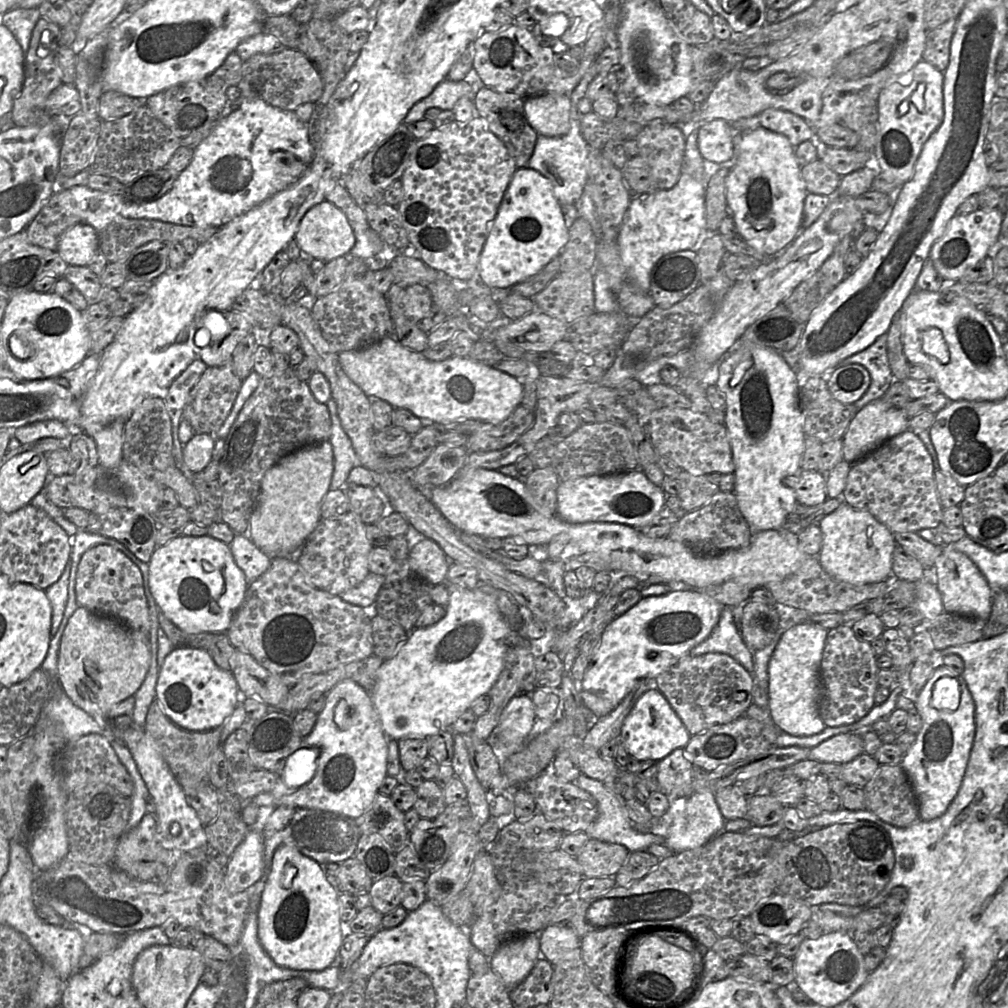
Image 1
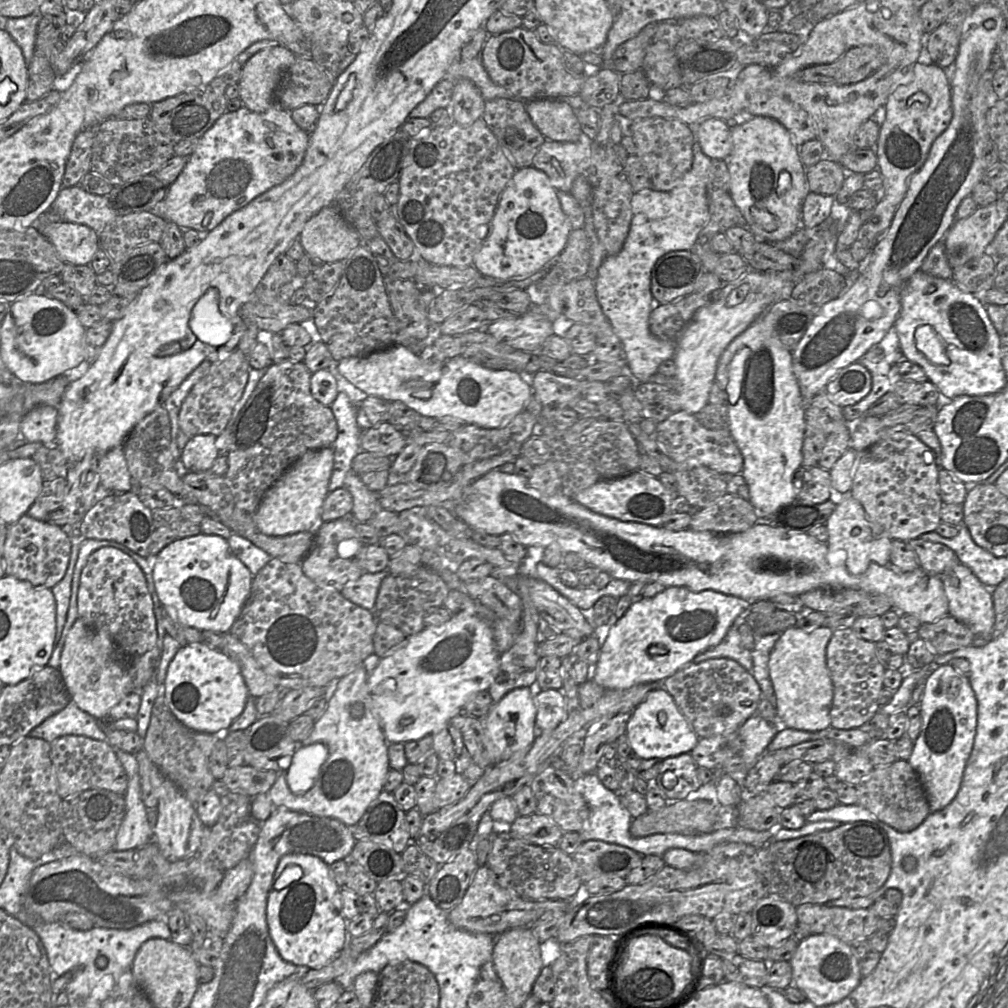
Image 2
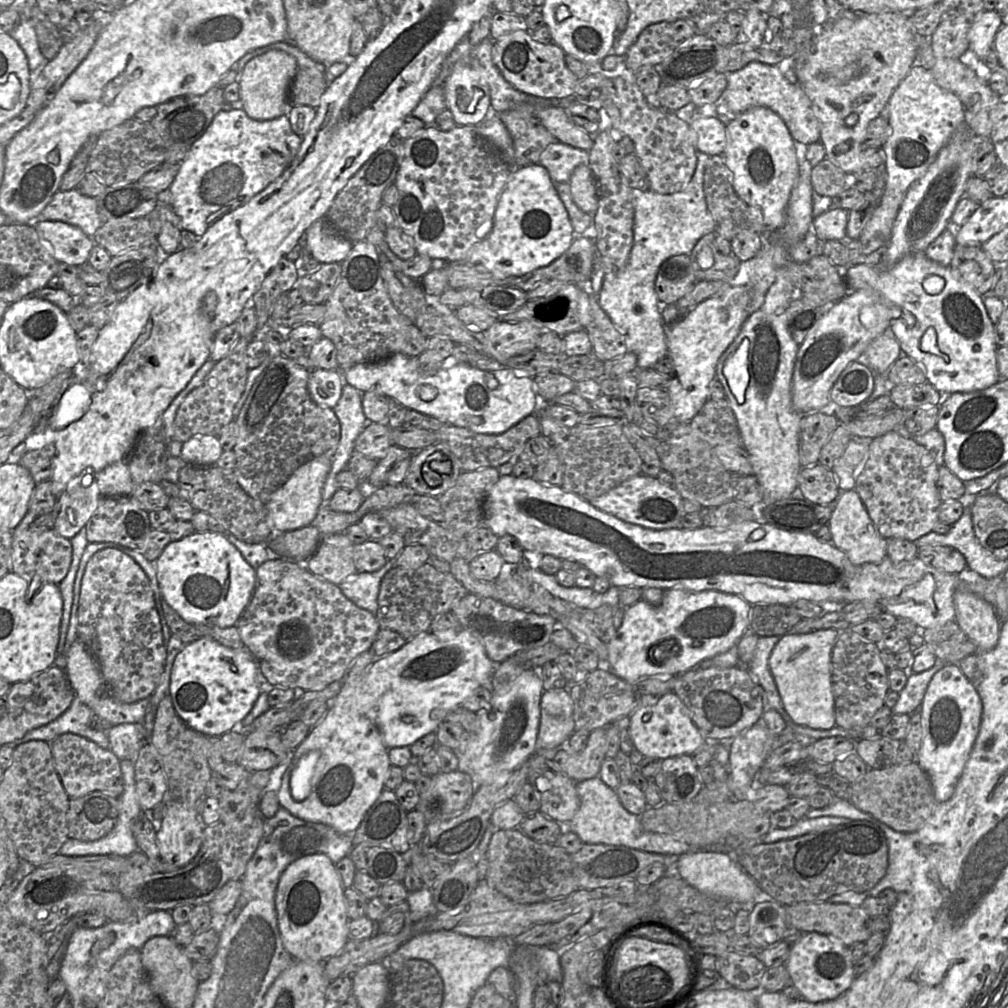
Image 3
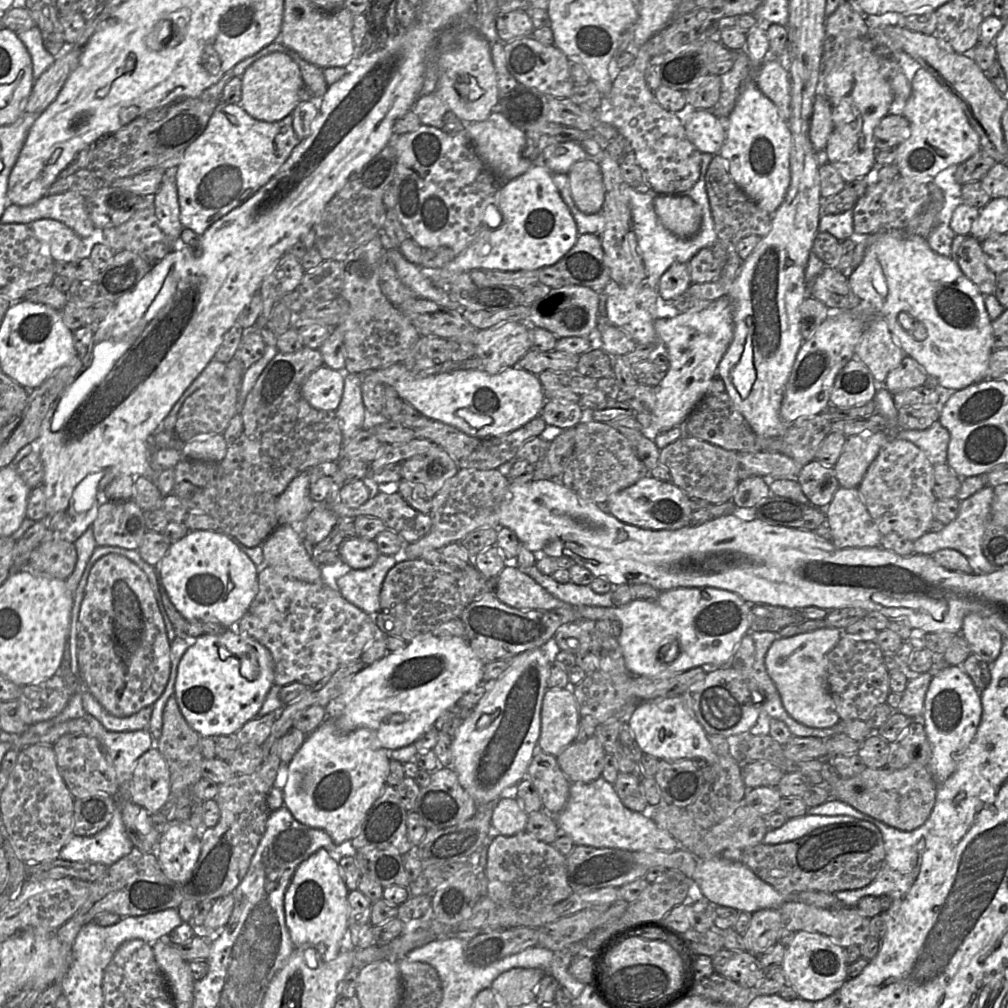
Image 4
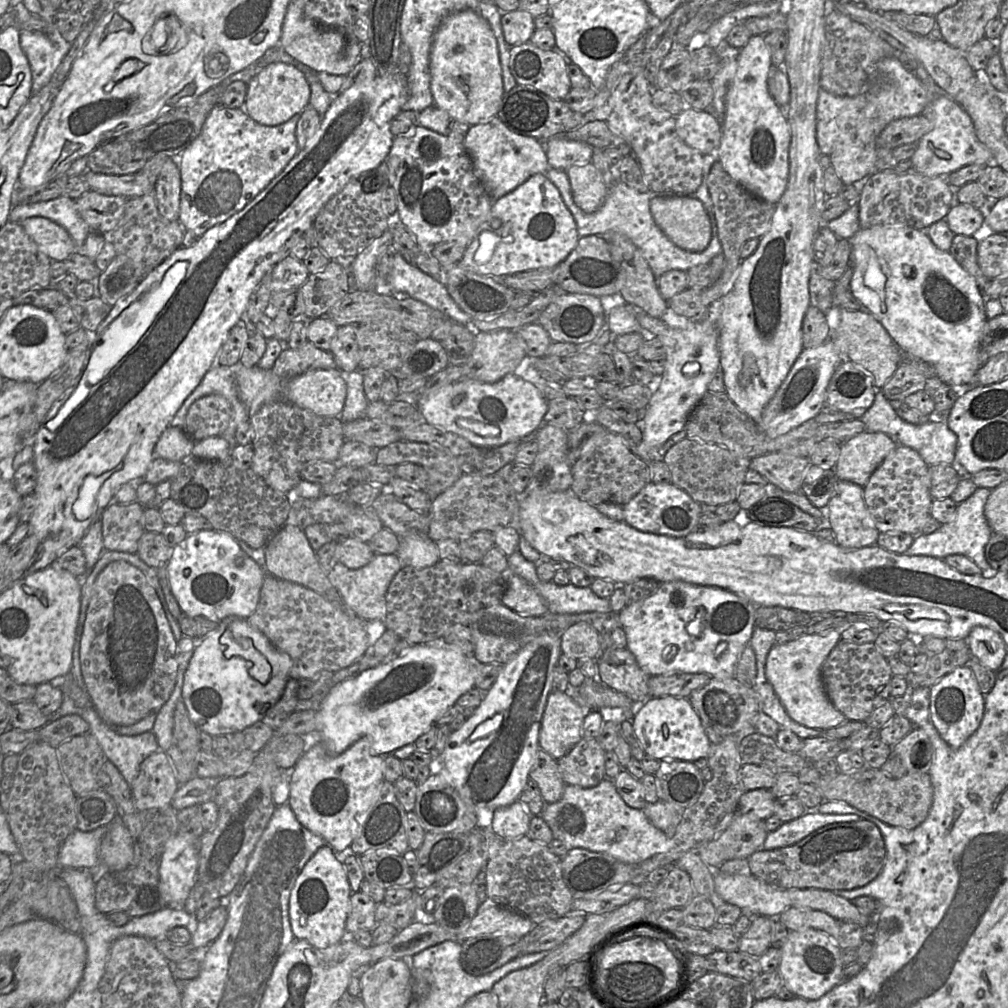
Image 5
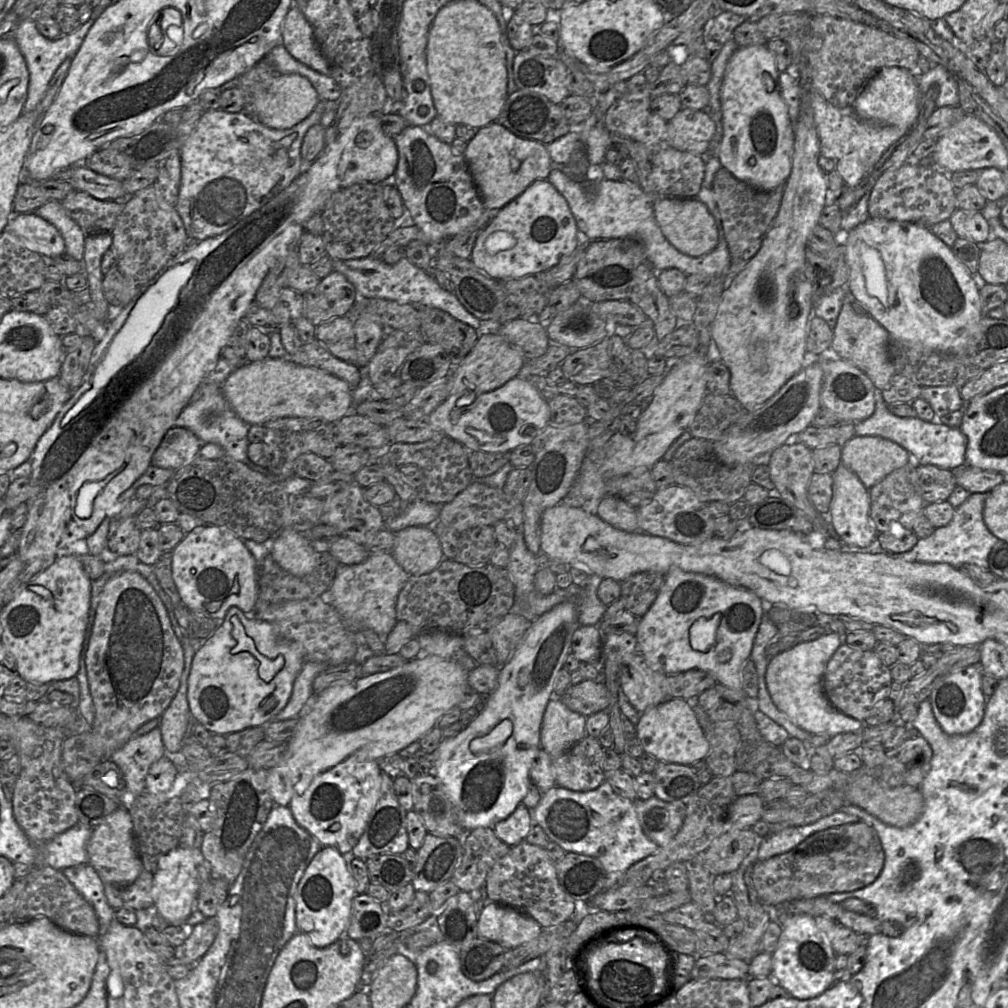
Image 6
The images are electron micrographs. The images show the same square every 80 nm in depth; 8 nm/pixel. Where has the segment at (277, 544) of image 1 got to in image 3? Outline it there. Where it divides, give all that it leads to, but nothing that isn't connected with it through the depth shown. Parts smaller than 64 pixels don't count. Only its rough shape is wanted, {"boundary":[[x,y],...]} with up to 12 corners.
{"boundary":[[331,458],[299,466],[267,500],[275,532],[317,515]]}

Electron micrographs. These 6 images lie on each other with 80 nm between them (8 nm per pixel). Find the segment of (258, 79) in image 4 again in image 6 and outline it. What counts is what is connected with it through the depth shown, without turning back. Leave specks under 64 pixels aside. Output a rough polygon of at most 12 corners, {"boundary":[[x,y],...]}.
{"boundary":[[282,74],[254,102],[253,118],[289,129],[319,101],[307,78]]}

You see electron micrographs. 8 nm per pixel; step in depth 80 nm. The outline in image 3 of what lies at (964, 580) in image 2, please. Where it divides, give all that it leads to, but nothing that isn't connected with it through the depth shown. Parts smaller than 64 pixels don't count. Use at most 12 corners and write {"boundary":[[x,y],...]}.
{"boundary":[[968,589],[954,594],[955,621],[978,646],[995,648],[1001,621]]}

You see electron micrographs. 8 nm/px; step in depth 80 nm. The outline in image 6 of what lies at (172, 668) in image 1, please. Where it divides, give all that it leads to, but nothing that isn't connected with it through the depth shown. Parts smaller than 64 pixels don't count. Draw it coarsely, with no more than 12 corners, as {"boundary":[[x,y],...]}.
{"boundary":[[237,607],[195,653],[192,720],[264,726],[288,703],[302,647]]}

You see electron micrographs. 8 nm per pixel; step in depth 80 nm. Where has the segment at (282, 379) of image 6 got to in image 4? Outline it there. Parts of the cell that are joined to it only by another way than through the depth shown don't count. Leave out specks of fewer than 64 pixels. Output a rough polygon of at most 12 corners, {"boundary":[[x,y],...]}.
{"boundary":[[327,366],[301,387],[315,409],[335,411],[344,374]]}

